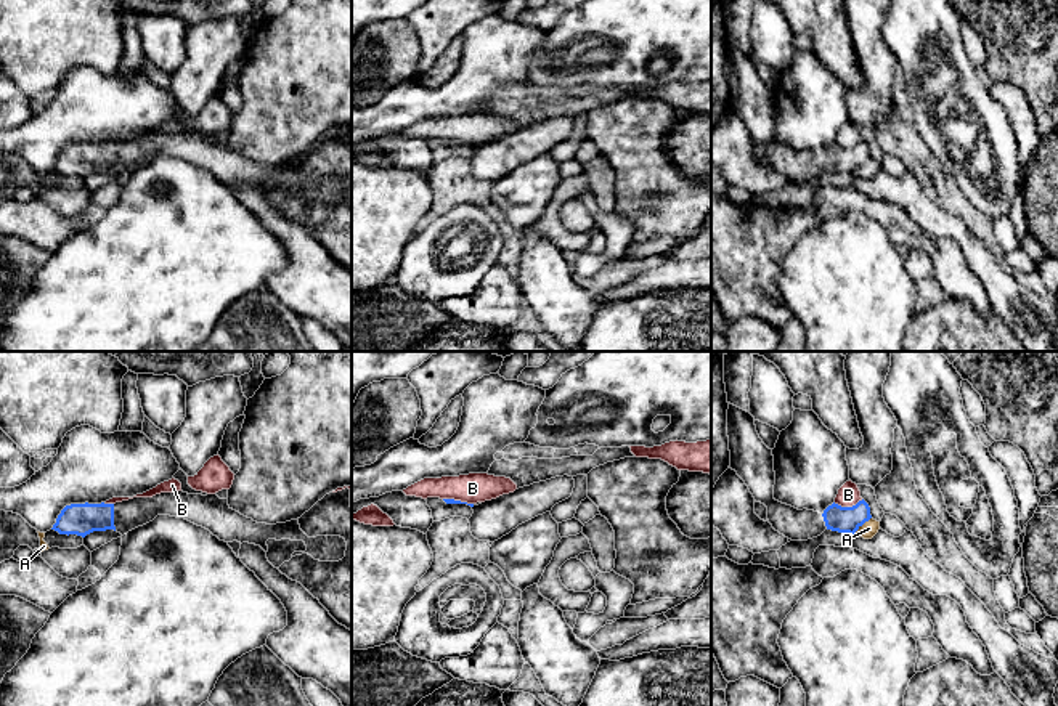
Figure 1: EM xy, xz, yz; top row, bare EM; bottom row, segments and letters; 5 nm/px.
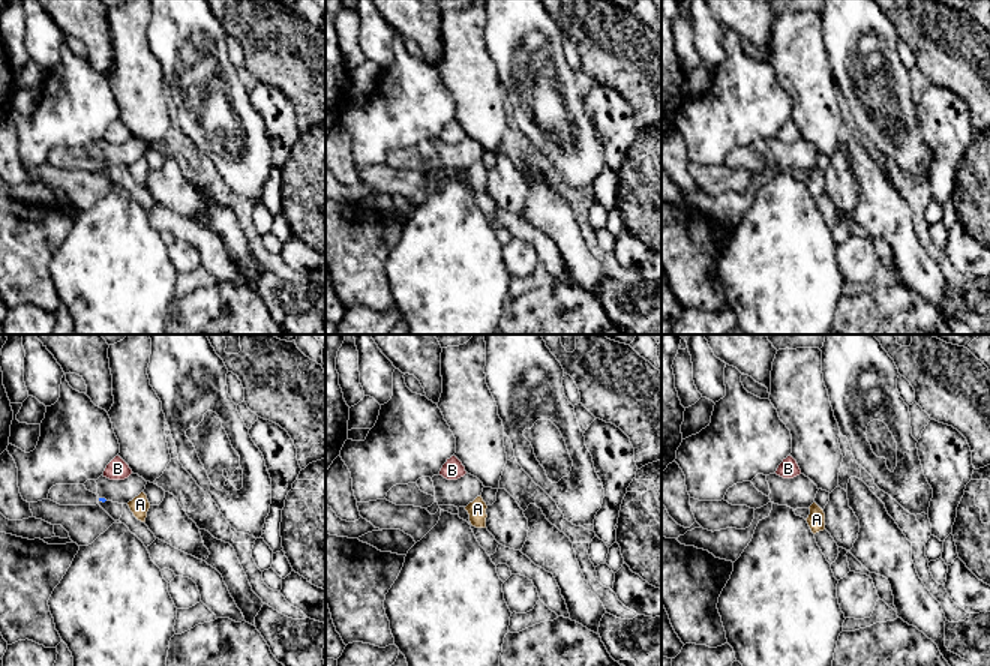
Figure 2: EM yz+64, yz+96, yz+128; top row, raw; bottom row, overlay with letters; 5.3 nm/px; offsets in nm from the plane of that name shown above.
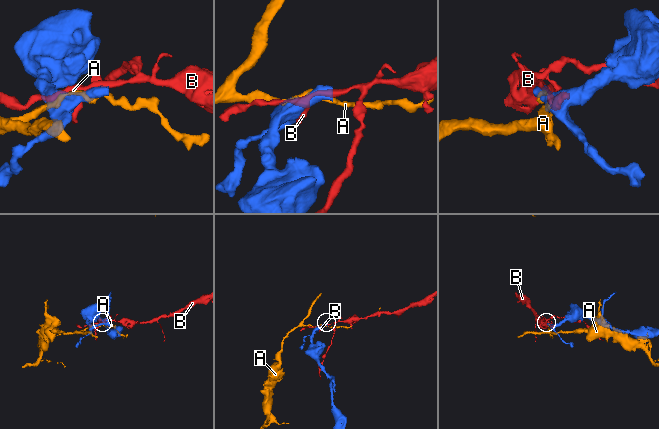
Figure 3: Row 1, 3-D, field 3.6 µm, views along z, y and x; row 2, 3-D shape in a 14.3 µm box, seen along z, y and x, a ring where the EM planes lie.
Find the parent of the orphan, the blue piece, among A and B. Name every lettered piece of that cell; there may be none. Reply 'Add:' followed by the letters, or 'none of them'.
Add: none of them

